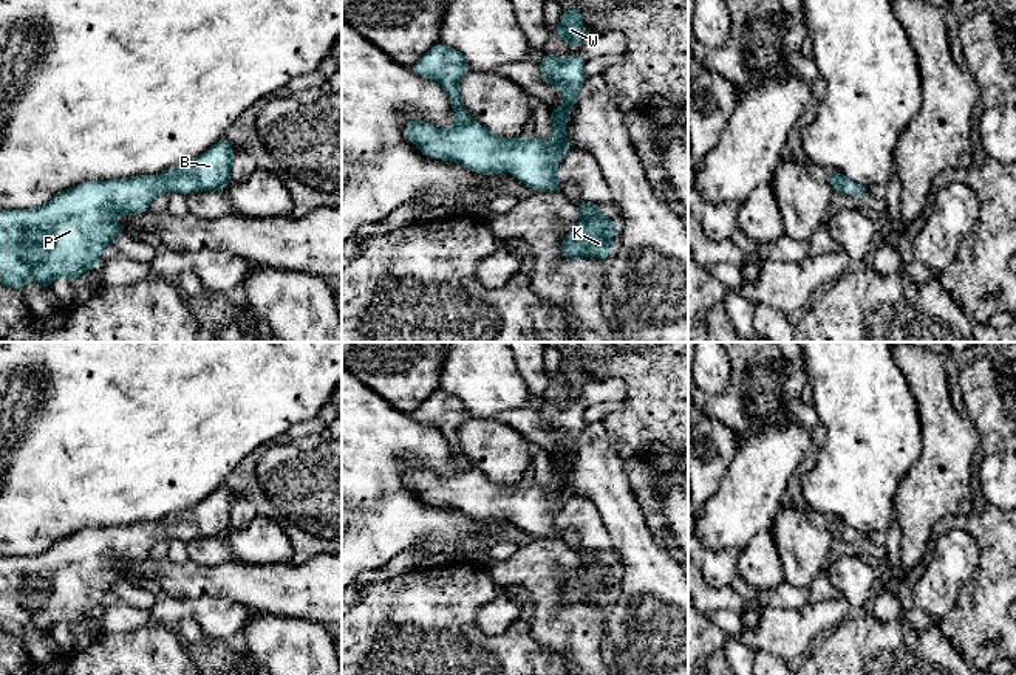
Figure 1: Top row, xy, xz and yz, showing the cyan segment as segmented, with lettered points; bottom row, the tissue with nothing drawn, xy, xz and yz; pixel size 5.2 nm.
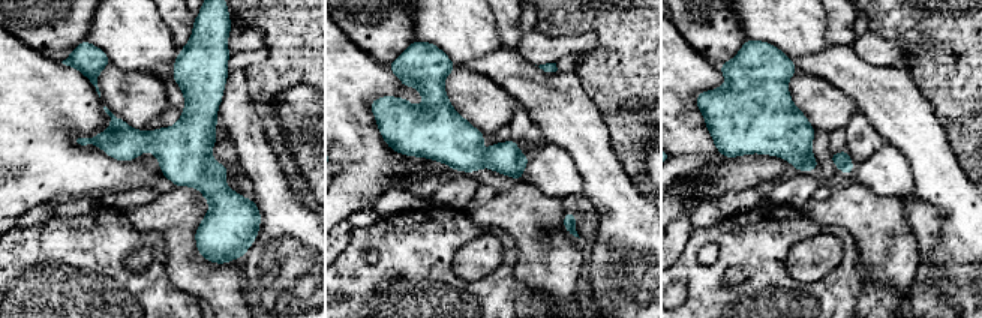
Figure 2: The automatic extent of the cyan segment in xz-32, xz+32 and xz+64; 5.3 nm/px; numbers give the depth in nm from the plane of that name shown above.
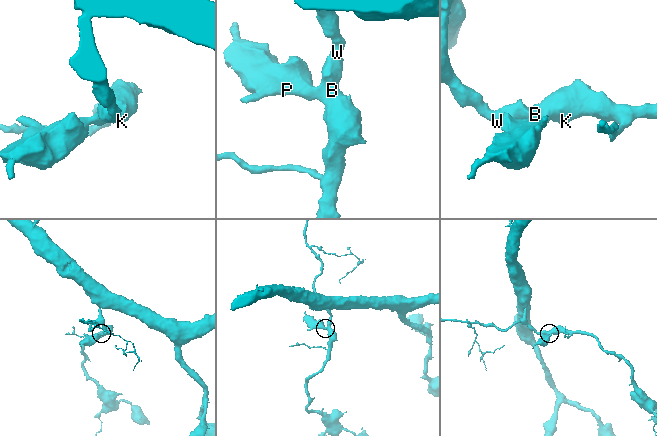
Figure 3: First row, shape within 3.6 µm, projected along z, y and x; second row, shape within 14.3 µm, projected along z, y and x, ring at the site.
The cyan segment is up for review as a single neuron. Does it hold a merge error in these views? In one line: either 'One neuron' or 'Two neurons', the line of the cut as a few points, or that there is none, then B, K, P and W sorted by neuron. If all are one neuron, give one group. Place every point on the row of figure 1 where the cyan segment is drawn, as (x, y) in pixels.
One neuron. No split. Groups: B K P W

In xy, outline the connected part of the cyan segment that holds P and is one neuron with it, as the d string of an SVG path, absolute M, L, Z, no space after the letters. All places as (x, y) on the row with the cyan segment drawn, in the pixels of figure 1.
M221 138L195 159L173 166L159 176L85 181L56 194L40 207L0 209L0 283L23 293L28 277L51 288L60 276L71 280L97 268L102 251L119 232L124 232L116 221L121 214L138 217L147 212L152 200L164 190L181 192L186 197L198 190L223 190L230 184L232 158L232 142Z

